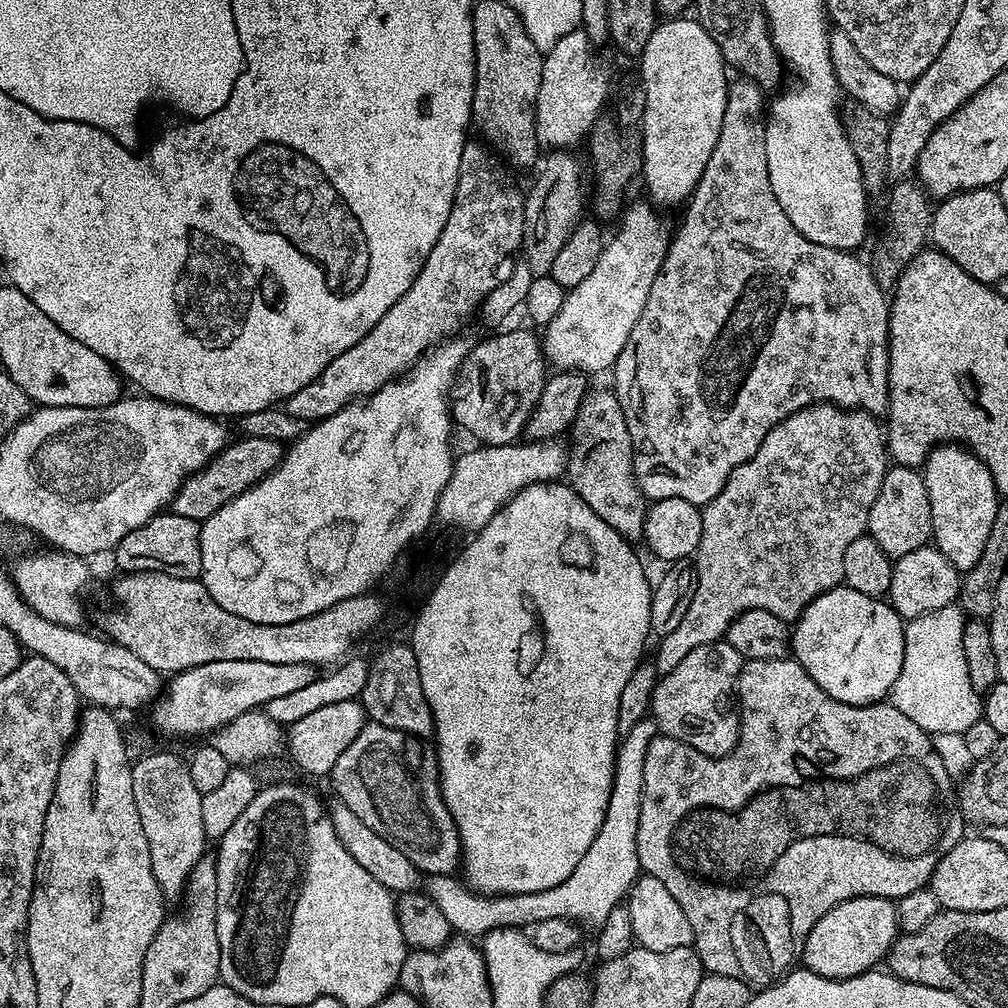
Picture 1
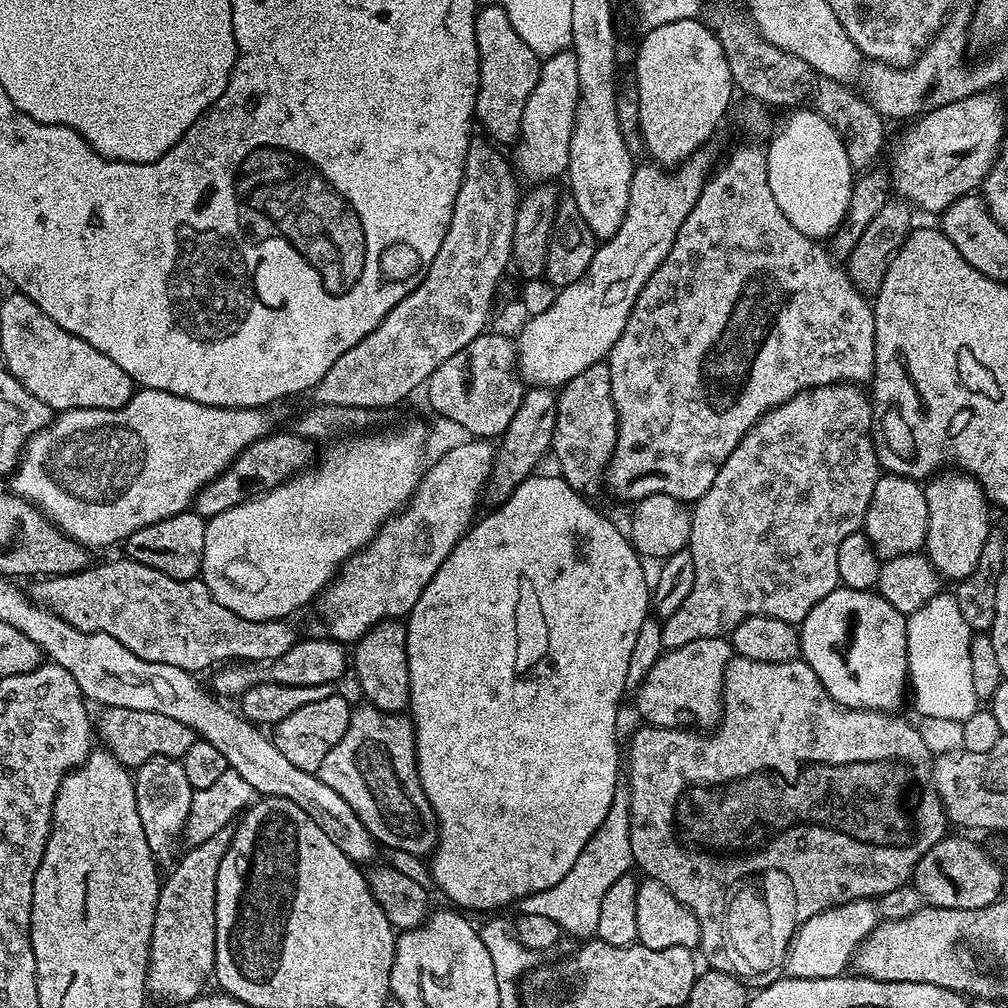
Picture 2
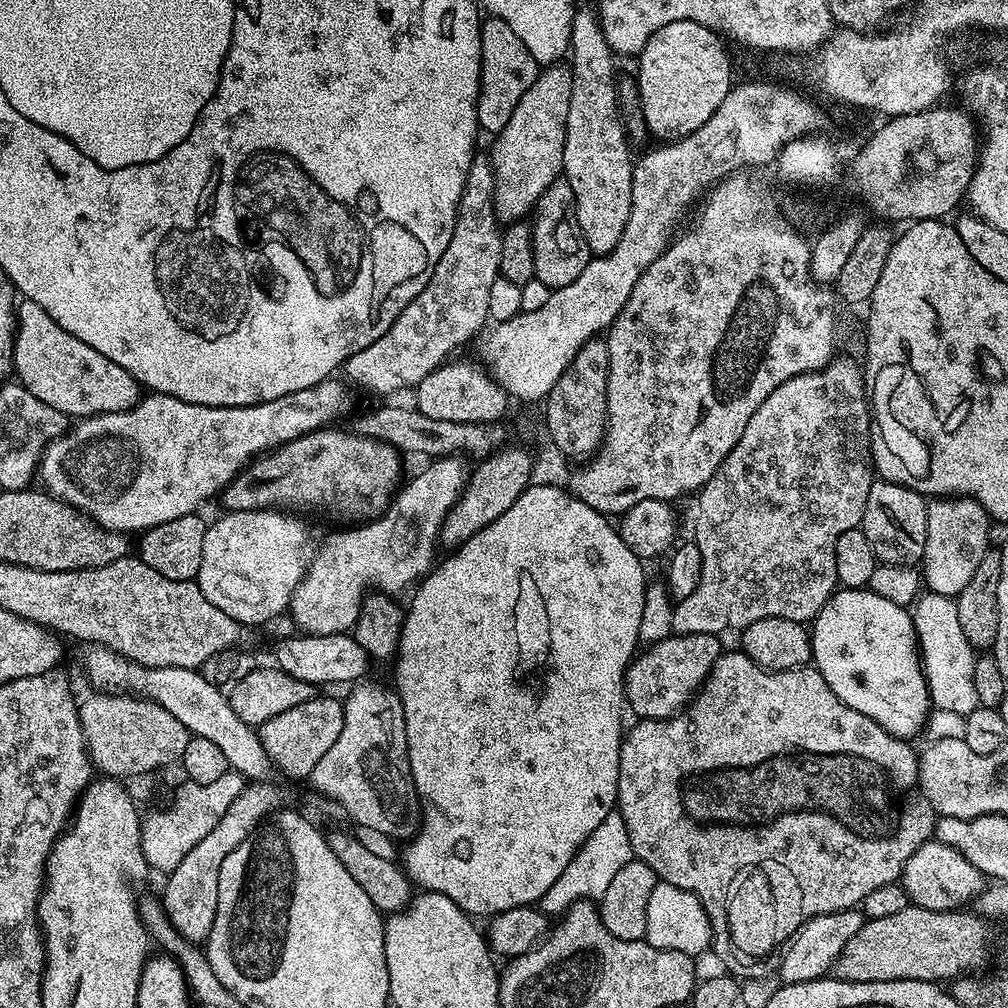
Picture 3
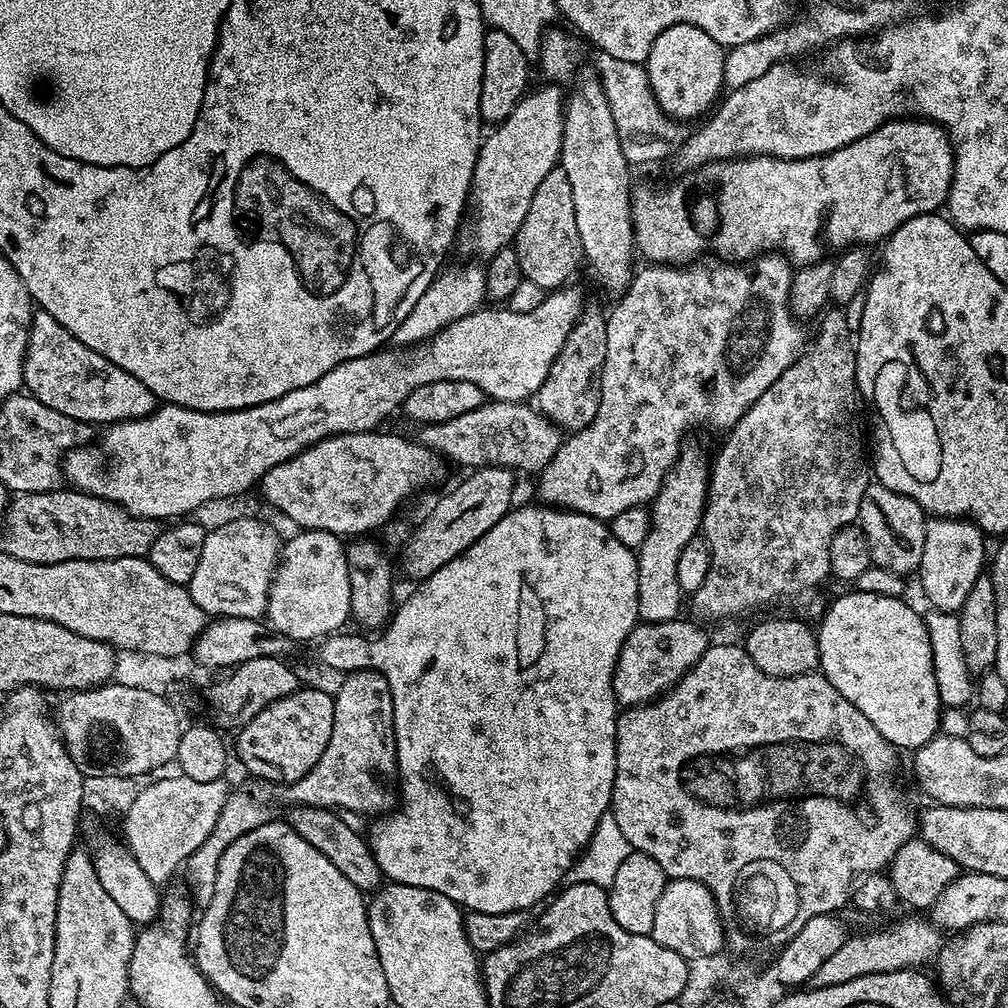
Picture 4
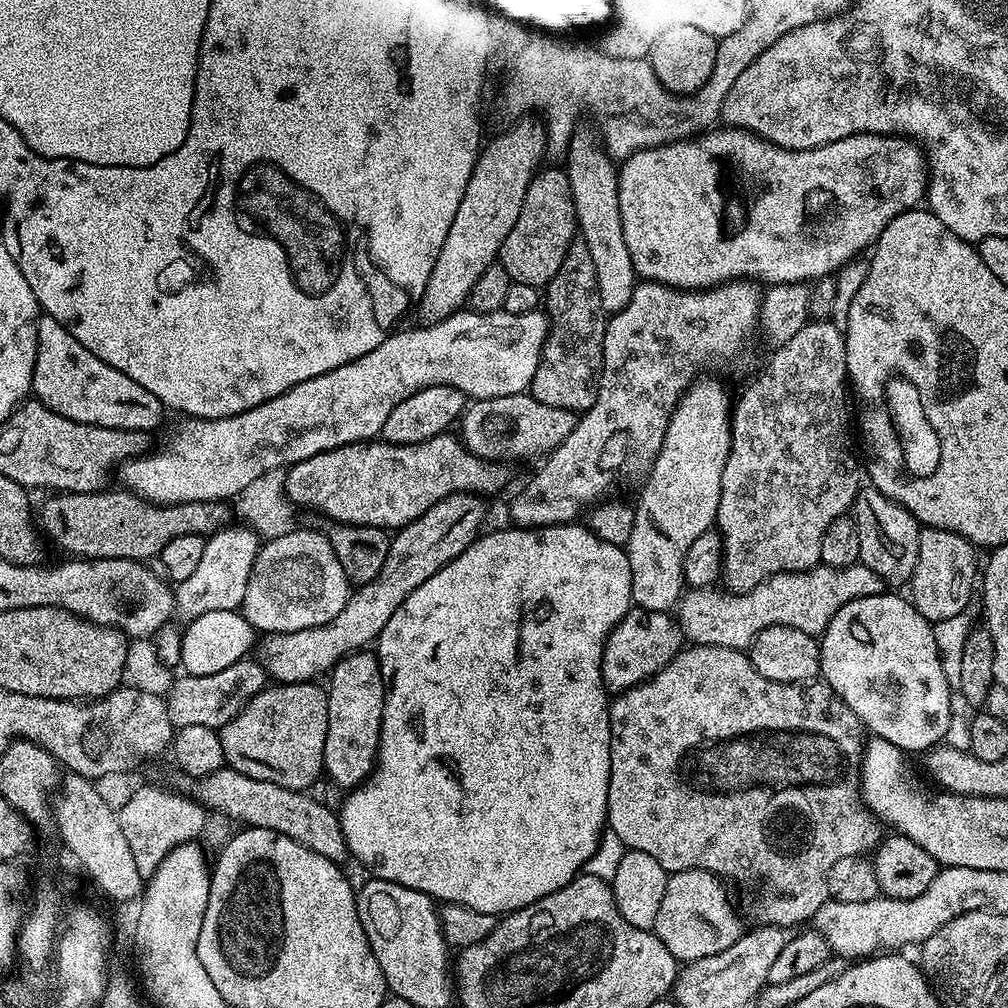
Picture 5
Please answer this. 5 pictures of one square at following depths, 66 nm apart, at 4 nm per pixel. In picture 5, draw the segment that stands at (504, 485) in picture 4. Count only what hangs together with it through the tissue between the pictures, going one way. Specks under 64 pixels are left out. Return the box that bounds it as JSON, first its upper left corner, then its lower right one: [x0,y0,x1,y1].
[258,492,486,684]

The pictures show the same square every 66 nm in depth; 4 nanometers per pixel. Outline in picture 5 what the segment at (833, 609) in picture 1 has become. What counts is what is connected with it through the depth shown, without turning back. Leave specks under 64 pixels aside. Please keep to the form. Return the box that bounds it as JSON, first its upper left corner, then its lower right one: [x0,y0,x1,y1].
[820,596,954,754]

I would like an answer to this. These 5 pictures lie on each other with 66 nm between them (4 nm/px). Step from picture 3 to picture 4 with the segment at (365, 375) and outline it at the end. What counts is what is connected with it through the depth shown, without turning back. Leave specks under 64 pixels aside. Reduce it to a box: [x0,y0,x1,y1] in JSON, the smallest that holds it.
[393,264,487,346]

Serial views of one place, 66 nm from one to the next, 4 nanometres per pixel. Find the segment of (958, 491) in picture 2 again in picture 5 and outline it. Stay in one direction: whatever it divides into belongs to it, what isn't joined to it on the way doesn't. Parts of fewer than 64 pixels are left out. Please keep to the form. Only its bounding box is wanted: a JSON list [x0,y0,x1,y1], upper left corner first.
[910,527,978,622]

